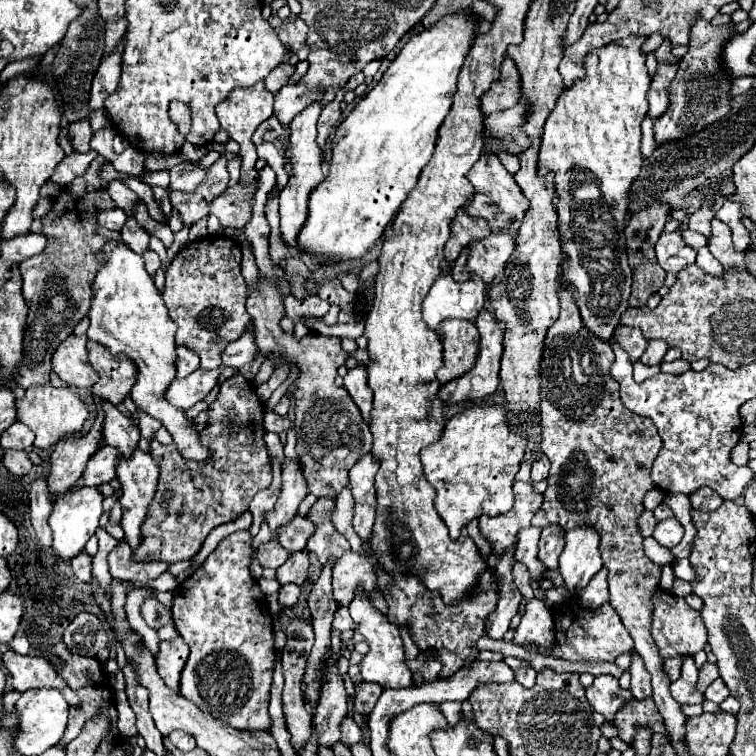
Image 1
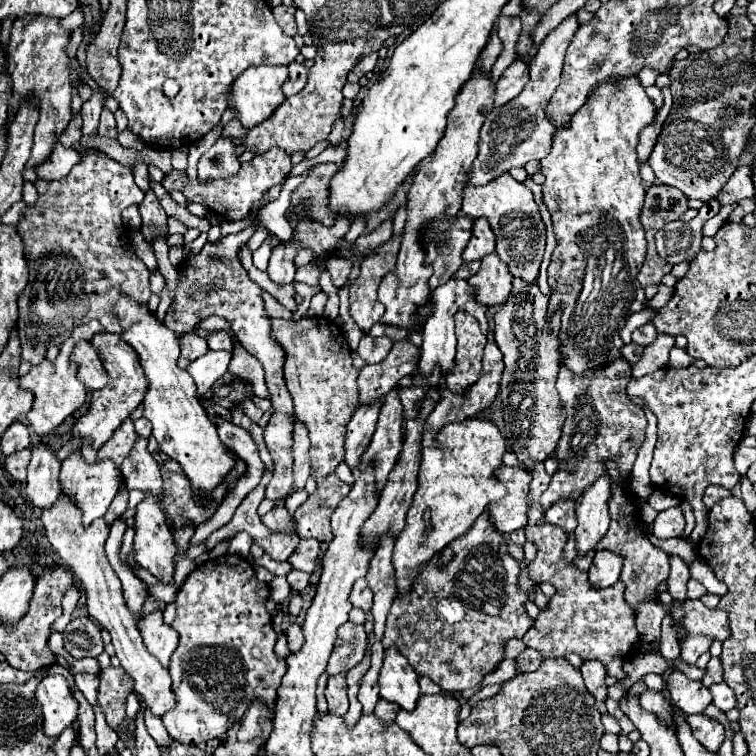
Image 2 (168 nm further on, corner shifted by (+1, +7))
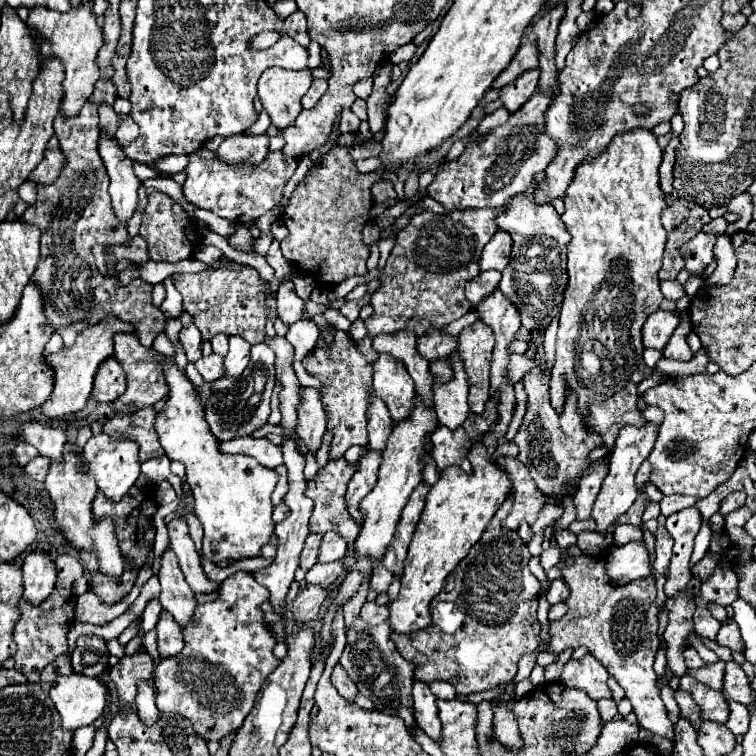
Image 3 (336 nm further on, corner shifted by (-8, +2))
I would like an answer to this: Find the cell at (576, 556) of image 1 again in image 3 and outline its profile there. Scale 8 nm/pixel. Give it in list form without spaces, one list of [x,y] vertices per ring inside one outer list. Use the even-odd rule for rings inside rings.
[[[648,423],[648,425],[642,427],[642,429],[638,429],[638,427],[628,427],[628,425],[626,425],[626,427],[620,431],[620,435],[618,435],[618,439],[616,439],[616,447],[614,447],[614,451],[612,451],[612,455],[610,455],[610,463],[608,463],[610,471],[608,471],[604,483],[602,483],[602,489],[600,489],[598,499],[596,499],[596,503],[594,503],[594,509],[592,509],[592,519],[594,519],[594,523],[596,523],[596,531],[598,531],[598,533],[604,535],[604,533],[618,521],[618,517],[624,515],[624,513],[632,507],[632,503],[636,501],[638,491],[636,491],[634,475],[636,475],[640,463],[642,463],[642,461],[648,457],[648,453],[652,451],[654,441],[656,441],[656,427],[654,427],[652,423]]]

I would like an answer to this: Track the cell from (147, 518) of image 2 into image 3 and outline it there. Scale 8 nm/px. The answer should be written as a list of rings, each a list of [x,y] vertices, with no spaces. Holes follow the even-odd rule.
[[[168,545],[166,551],[162,553],[158,579],[162,585],[162,591],[158,597],[160,605],[168,613],[172,613],[172,617],[176,619],[176,623],[180,627],[184,627],[186,623],[192,621],[192,615],[196,609],[196,599],[194,599],[194,591],[190,589],[190,585],[184,579],[184,573],[178,565],[176,553],[172,551],[172,545]]]

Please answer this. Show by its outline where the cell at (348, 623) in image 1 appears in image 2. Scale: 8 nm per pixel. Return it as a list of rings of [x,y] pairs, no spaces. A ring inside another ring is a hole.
[[[359,578],[351,592],[351,604],[361,608],[363,612],[367,612],[367,610],[371,610],[371,602],[373,602],[373,590],[369,588],[365,578]]]

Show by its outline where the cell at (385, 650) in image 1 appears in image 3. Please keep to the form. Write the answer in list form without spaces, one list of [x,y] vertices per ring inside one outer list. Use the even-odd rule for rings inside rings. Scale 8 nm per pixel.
[[[414,679],[412,687],[412,697],[414,697],[414,719],[416,723],[434,739],[438,741],[440,737],[440,721],[438,721],[438,709],[436,709],[436,697],[430,691],[430,685],[424,681]]]

